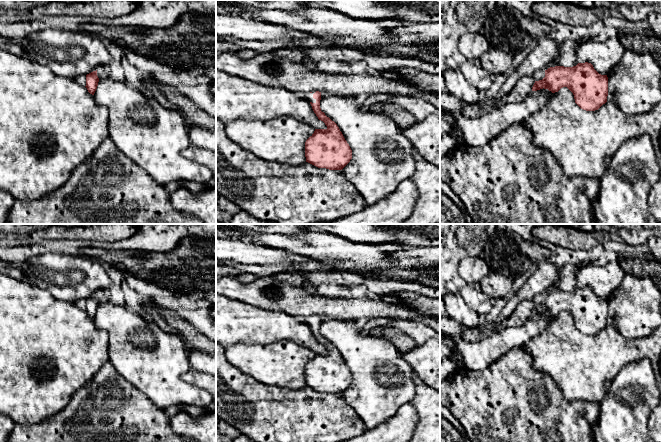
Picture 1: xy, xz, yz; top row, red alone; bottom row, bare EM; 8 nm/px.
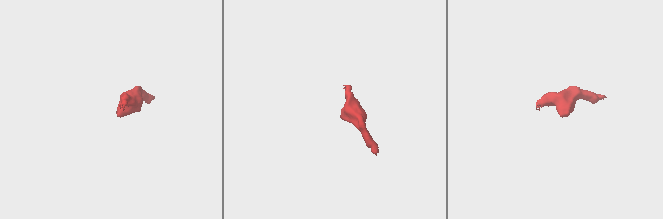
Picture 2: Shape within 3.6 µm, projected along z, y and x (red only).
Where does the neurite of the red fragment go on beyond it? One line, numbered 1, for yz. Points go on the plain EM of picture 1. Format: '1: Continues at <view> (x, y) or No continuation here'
1: No continuation here

